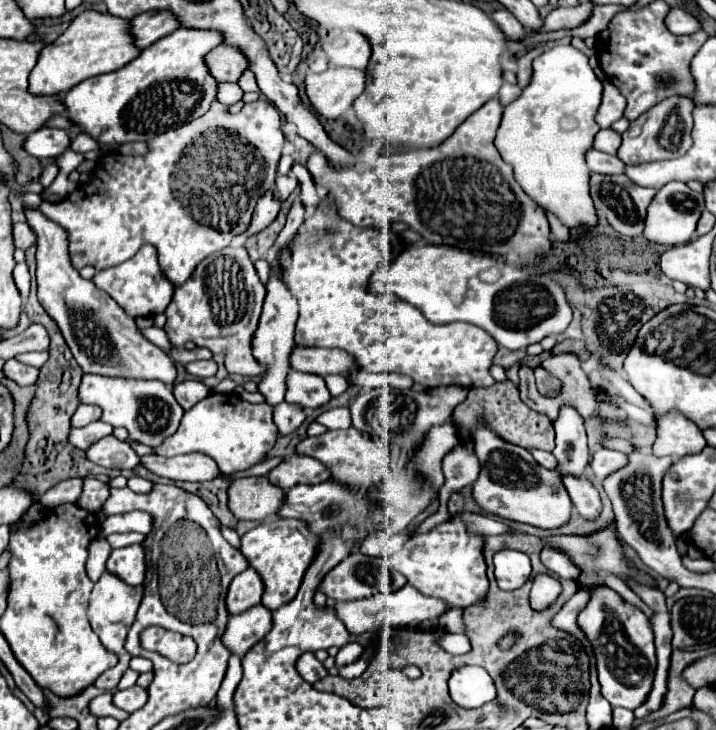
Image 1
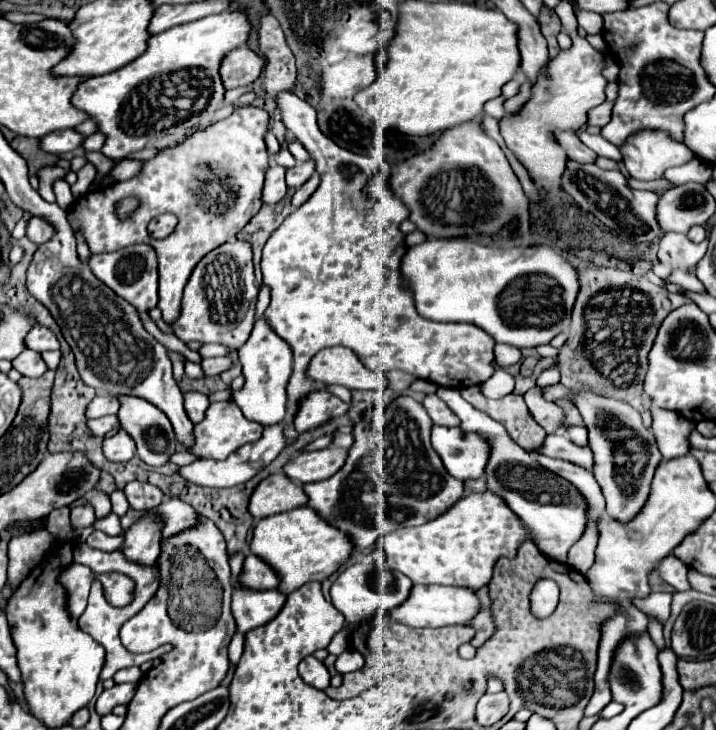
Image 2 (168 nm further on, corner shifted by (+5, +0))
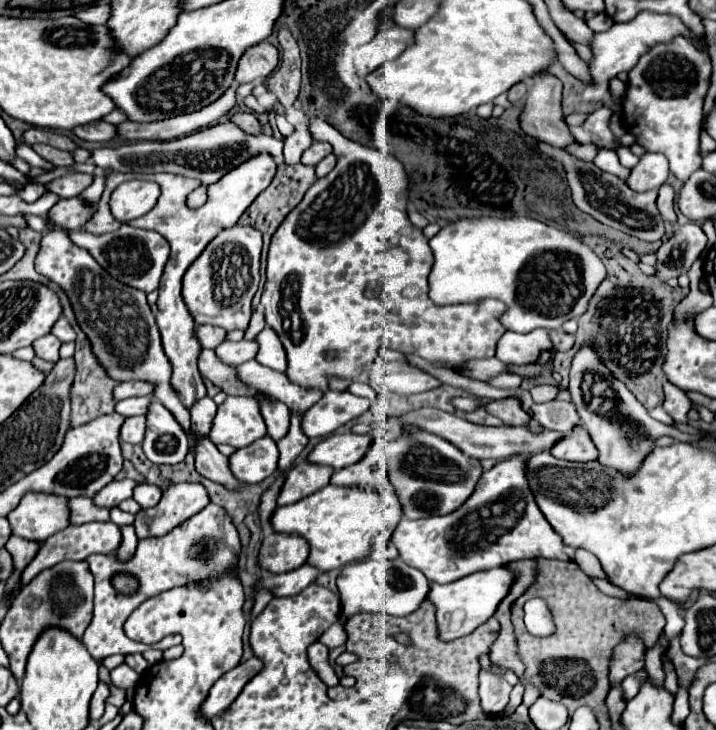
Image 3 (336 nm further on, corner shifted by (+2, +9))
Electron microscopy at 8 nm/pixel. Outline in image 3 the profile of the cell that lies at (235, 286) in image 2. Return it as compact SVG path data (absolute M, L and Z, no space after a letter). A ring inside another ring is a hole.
M235 225L223 229L187 269L183 277L183 299L197 325L217 325L227 331L247 329L251 299L259 285L261 233L253 227Z

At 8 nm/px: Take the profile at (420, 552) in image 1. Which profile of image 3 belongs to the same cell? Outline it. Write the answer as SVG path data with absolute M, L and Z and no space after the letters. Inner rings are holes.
M513 455L485 471L475 493L457 511L417 521L403 519L393 533L393 545L399 549L399 557L407 565L423 571L429 581L441 585L517 559L545 557L573 561L575 549L563 547L561 537L535 503L527 483L527 457L529 455Z

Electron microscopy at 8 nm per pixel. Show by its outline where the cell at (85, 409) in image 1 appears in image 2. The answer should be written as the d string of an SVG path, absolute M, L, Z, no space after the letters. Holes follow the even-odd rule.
M96 396L88 406L86 406L86 418L100 418L106 414L116 414L118 412L118 400L114 396Z

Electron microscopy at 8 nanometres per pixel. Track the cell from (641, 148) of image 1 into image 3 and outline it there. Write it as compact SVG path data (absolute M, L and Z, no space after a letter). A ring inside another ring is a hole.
M645 153L641 157L641 161L633 167L627 183L633 191L651 191L651 189L659 189L669 175L669 165L665 161L665 157L661 157L661 153Z

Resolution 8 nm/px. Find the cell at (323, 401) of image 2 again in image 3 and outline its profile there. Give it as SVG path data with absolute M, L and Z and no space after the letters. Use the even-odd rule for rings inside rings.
M327 391L325 397L303 415L301 429L309 439L327 437L347 421L363 415L369 407L369 399L357 397L349 391Z

